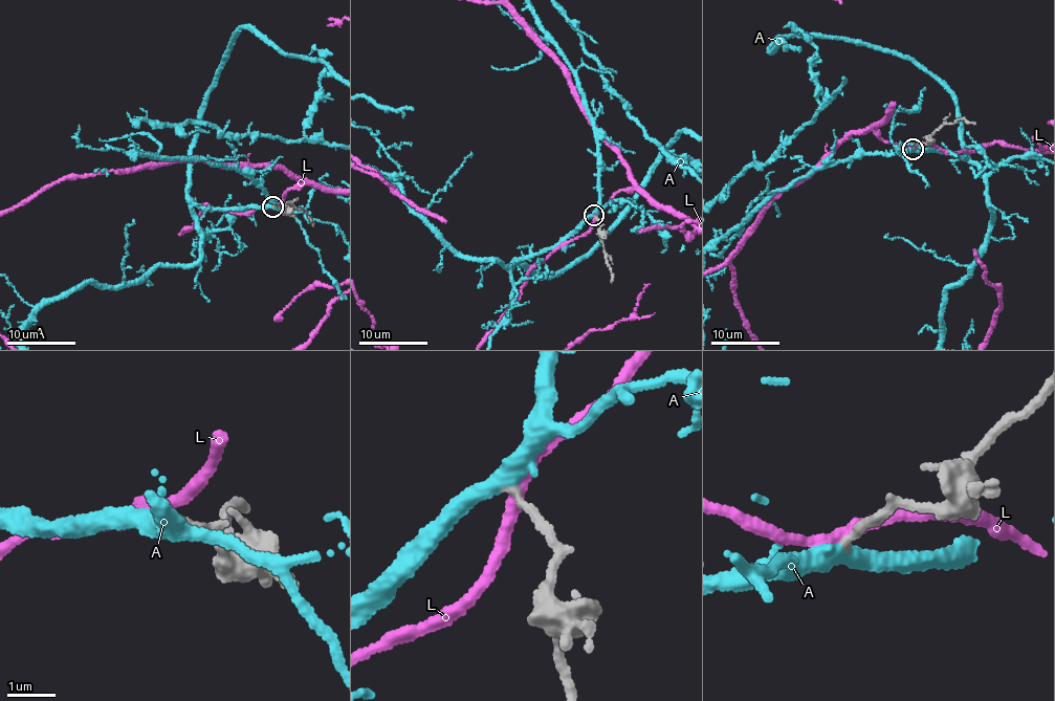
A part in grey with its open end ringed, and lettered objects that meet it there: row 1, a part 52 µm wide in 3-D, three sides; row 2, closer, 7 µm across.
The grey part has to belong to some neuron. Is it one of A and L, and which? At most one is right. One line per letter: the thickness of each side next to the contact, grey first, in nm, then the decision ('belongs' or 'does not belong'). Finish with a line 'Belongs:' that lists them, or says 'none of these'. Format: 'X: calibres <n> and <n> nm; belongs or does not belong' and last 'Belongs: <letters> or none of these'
A: calibres 160 and 360 nm; belongs
L: calibres 170 and 240 nm; does not belong
Belongs: A

